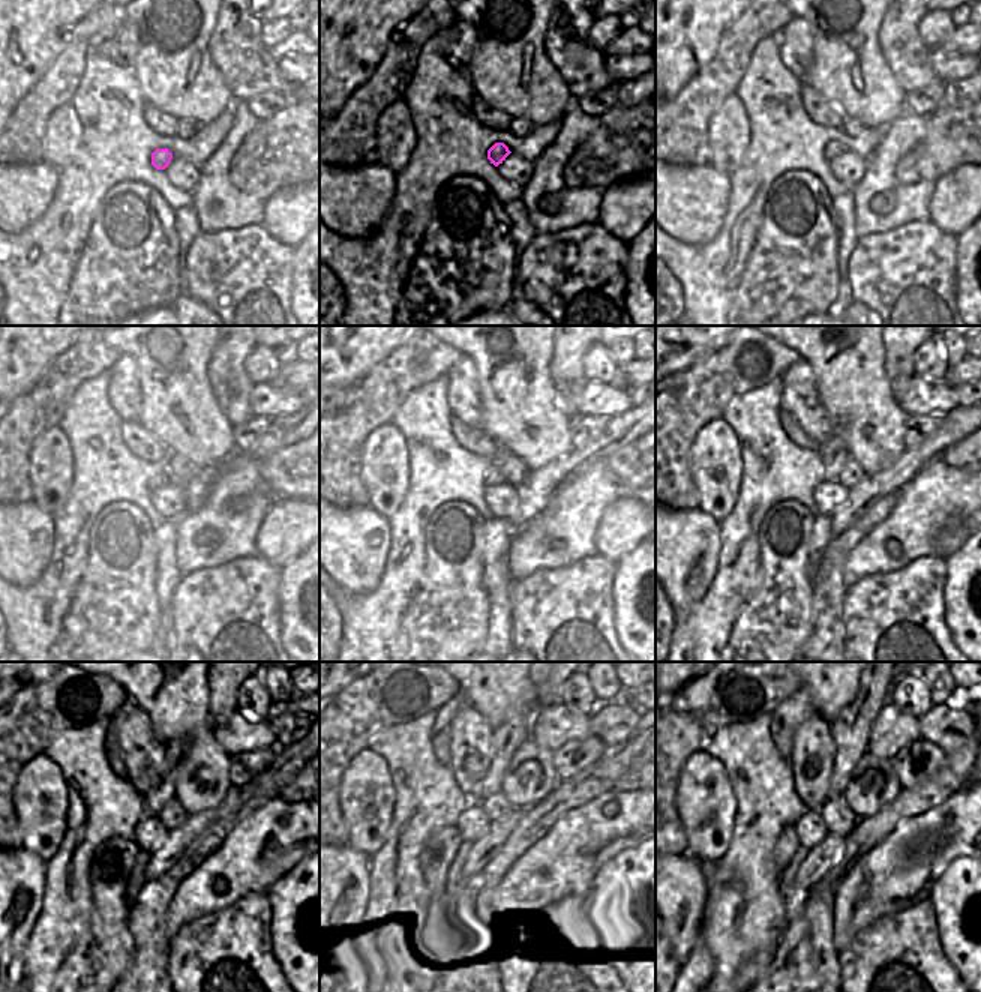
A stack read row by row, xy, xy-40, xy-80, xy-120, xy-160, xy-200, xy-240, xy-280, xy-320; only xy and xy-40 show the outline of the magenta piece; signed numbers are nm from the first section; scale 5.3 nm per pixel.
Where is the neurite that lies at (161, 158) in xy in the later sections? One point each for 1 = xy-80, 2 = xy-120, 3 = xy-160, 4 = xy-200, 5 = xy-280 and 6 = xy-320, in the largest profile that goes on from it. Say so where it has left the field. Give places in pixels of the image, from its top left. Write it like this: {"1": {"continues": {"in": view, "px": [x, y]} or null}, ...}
{"1": {"continues": {"in": "xy-80", "px": [833, 149]}}, "2": {"continues": {"in": "xy-120", "px": [159, 479]}}, "3": {"continues": {"in": "xy-160", "px": [494, 476]}}, "4": {"continues": {"in": "xy-200", "px": [833, 452]}}, "5": {"continues": {"in": "xy-280", "px": [509, 737]}}, "6": {"continues": {"in": "xy-320", "px": [849, 731]}}}

